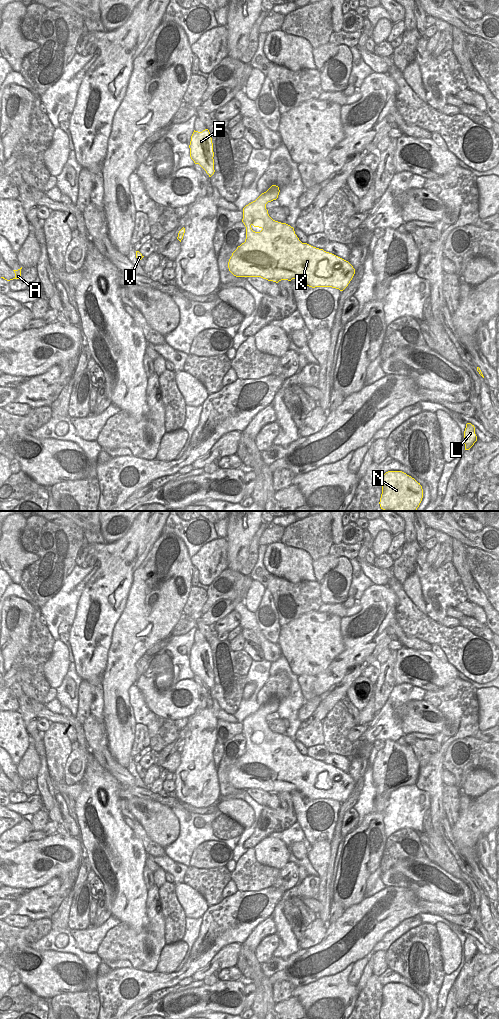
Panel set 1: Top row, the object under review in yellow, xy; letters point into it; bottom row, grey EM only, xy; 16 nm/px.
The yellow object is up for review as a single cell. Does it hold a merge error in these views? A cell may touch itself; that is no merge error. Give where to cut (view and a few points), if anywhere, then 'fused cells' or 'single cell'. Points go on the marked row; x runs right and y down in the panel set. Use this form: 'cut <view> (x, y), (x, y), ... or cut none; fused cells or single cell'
cut none; single cell

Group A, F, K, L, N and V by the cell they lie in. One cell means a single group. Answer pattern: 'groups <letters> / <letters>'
groups A F K L N V

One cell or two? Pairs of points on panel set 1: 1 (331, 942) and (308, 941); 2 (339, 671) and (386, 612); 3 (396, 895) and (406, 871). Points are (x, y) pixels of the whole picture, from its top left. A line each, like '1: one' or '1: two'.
1: two
2: one
3: two

